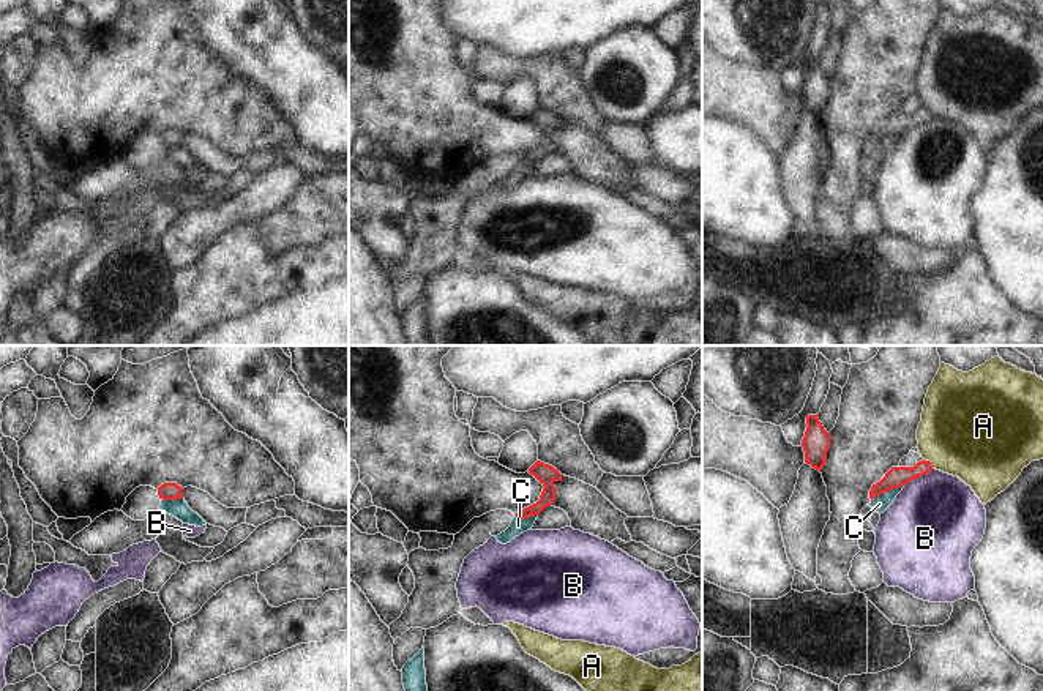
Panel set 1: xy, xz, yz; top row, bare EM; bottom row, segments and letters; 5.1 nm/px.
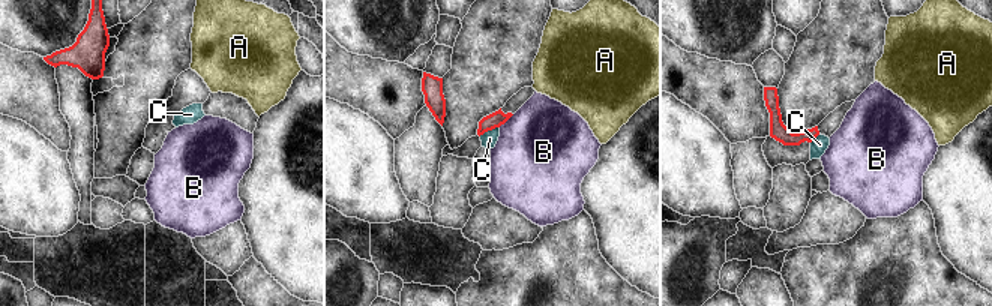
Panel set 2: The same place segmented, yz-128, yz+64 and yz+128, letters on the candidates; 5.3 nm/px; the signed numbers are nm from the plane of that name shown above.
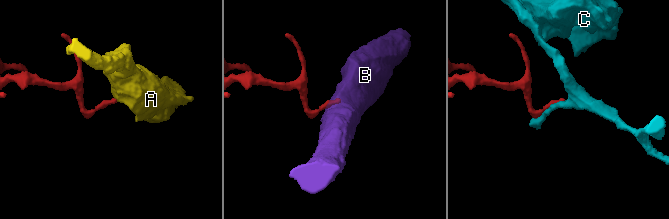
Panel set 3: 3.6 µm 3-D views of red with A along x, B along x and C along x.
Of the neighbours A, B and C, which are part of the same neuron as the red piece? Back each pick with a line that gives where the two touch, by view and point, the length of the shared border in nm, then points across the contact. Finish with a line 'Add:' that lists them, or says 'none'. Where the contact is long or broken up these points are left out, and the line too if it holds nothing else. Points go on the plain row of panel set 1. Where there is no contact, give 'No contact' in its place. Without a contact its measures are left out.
Add: none.

